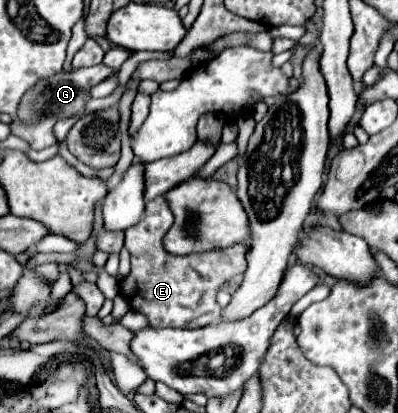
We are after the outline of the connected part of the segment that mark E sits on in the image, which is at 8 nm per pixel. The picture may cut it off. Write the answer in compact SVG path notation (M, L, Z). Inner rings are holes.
M164 196L146 202L142 220L126 230L124 246L132 256L132 270L130 276L120 282L120 294L132 310L148 316L152 328L200 328L200 324L214 324L222 316L216 294L224 282L246 270L246 246L200 256L172 256L164 252L162 238L173 222L174 216Z

